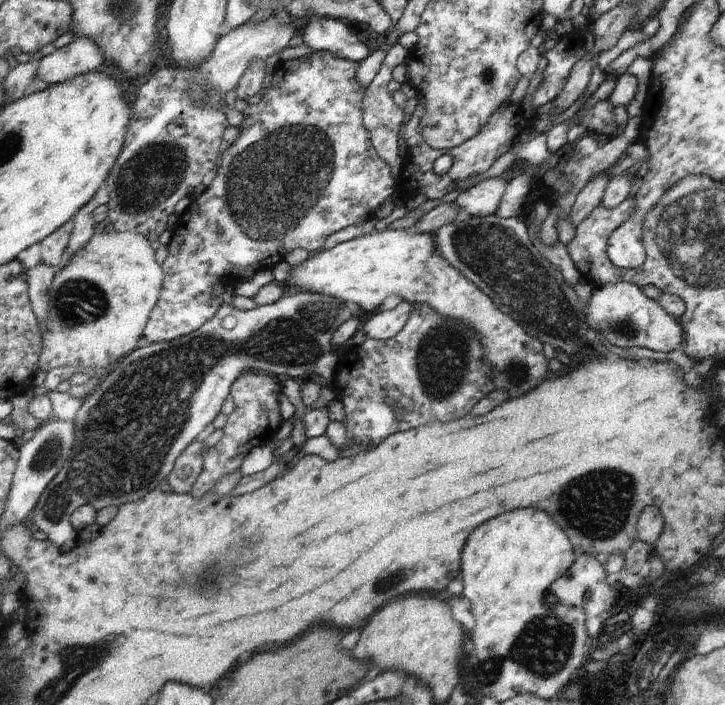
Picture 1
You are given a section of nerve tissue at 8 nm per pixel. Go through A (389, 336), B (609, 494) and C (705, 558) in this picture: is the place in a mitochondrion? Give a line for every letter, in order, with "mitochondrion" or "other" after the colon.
A: other
B: mitochondrion
C: other

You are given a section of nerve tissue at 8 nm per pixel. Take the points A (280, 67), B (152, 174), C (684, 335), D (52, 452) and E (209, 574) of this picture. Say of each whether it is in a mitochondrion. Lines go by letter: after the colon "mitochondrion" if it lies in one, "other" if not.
A: other
B: mitochondrion
C: other
D: mitochondrion
E: mitochondrion

